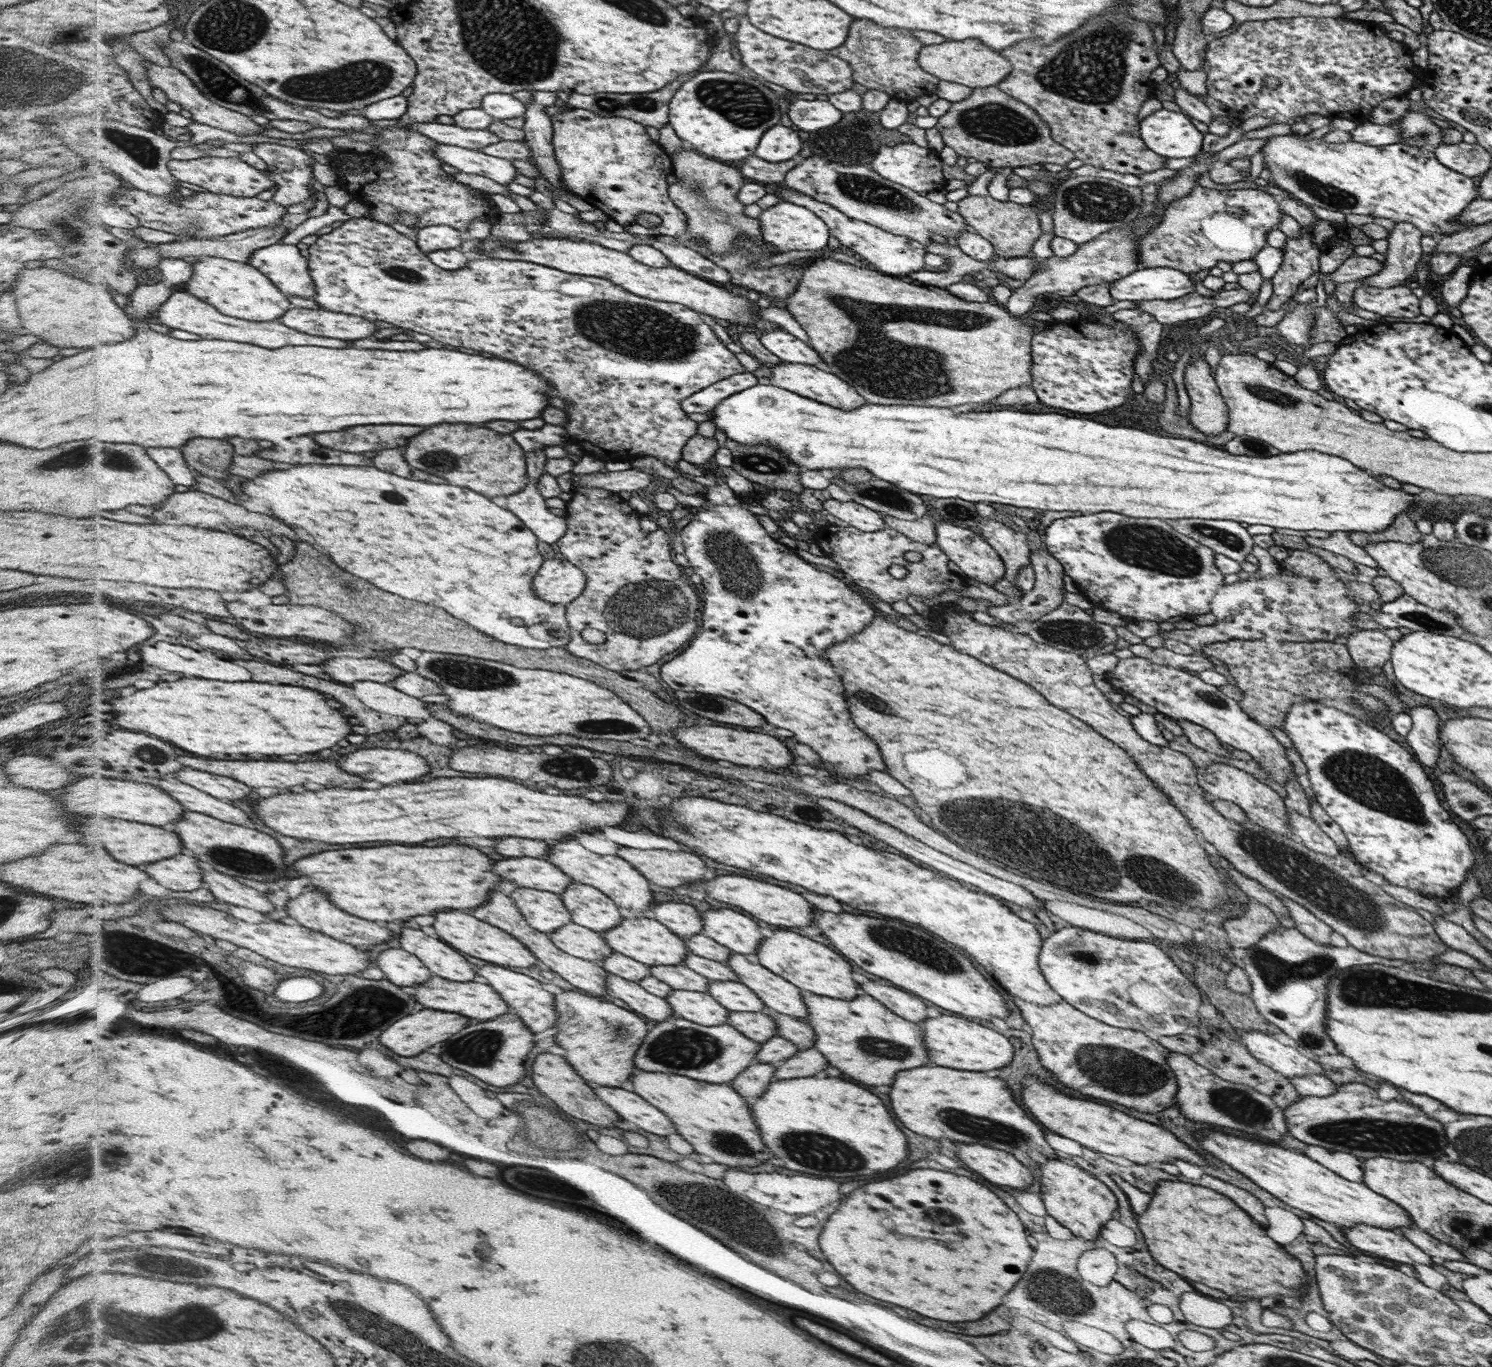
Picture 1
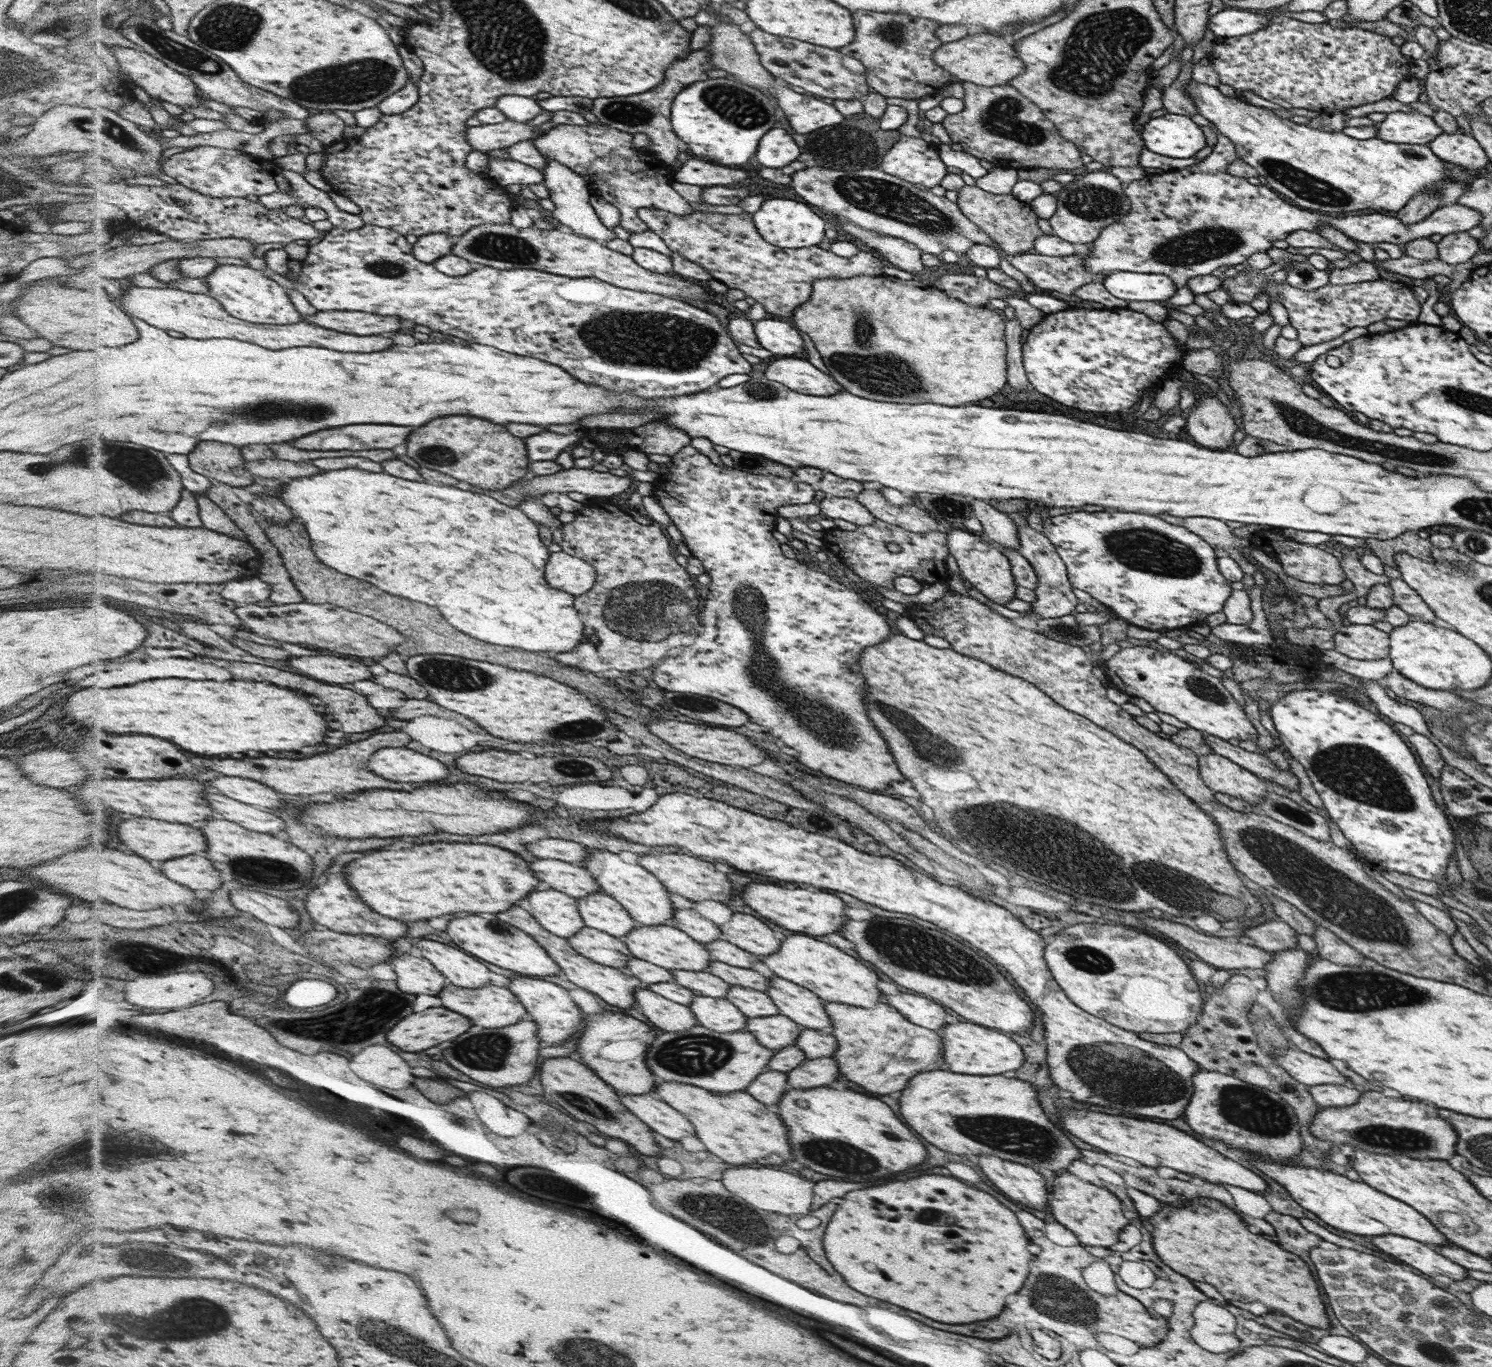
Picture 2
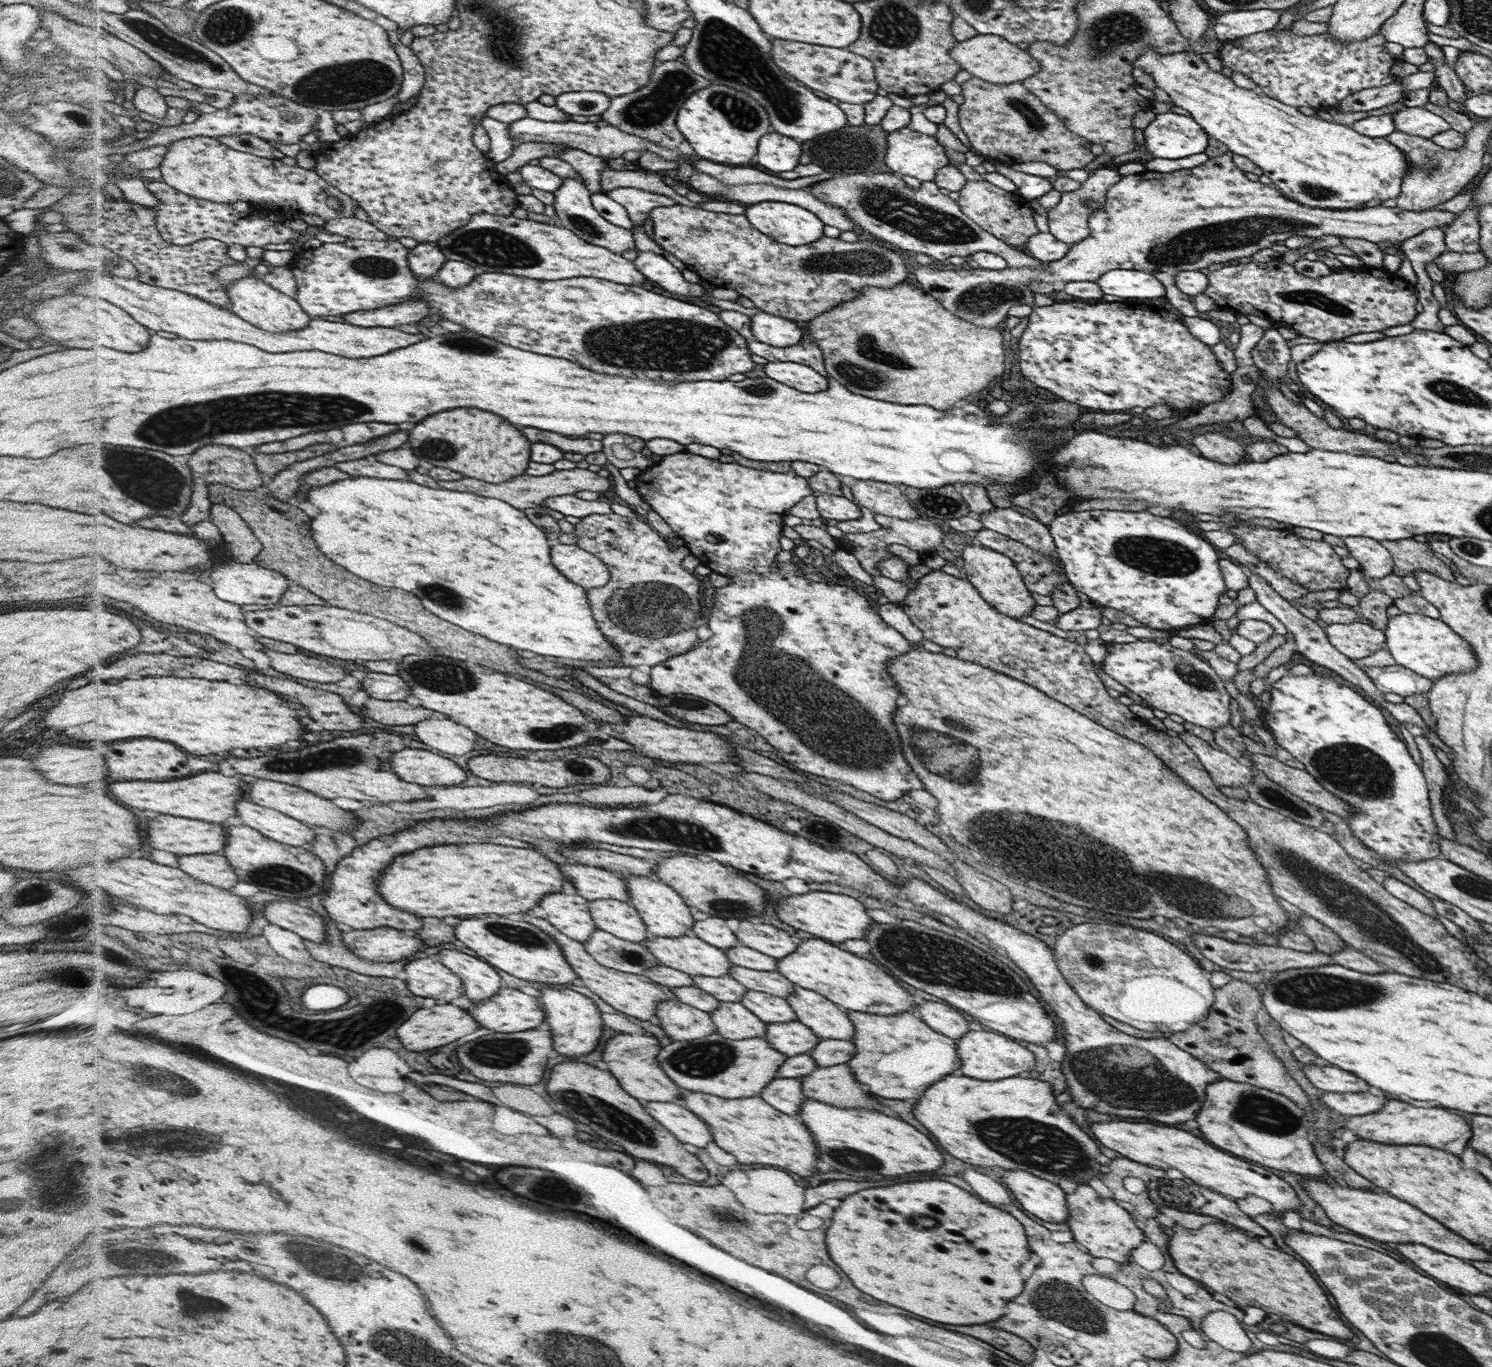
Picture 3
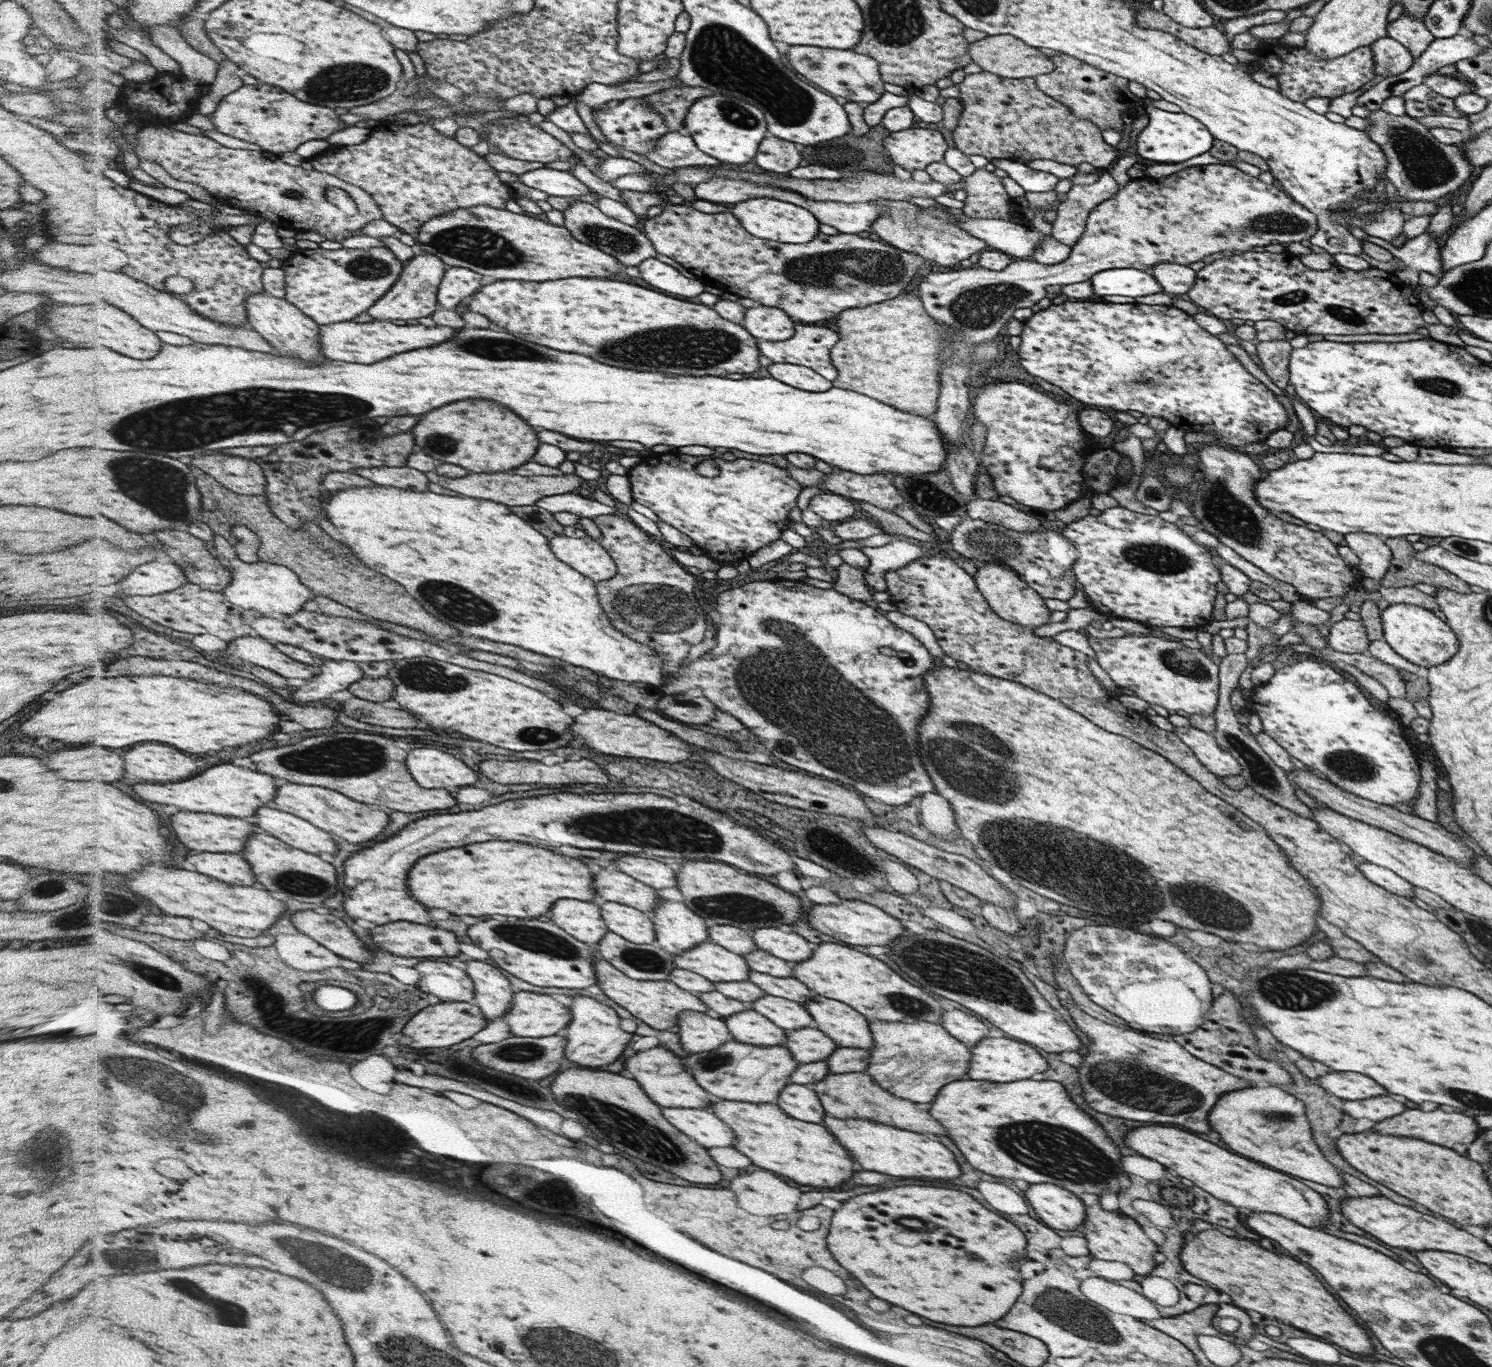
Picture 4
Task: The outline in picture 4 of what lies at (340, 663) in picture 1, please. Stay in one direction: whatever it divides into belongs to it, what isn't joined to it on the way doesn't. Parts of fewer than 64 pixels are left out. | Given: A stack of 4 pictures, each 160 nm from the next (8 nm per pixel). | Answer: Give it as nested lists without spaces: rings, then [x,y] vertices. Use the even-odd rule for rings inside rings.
[[[258,634],[233,640],[224,652],[228,656],[238,656],[248,664],[253,663],[278,672],[287,679],[302,678],[309,681],[318,677],[321,672],[316,665],[298,662],[284,652],[280,652],[274,642]]]

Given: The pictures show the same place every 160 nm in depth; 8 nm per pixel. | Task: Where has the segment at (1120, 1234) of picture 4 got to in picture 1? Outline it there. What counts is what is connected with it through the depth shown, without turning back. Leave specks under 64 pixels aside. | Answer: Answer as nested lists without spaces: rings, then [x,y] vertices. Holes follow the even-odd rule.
[[[1048,1158],[1044,1164],[1039,1164],[1039,1173],[1042,1175],[1040,1176],[1041,1199],[1047,1214],[1071,1230],[1074,1237],[1095,1240],[1102,1234],[1103,1226],[1115,1218],[1118,1204],[1114,1193],[1108,1190],[1107,1183],[1088,1176],[1078,1165]]]

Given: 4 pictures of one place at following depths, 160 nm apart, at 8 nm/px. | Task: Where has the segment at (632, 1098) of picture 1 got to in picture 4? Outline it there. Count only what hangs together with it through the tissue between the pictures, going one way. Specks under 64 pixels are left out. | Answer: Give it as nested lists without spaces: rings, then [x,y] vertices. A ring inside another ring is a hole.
[[[664,1108],[664,1114],[672,1126],[678,1127],[690,1138],[696,1138],[700,1146],[732,1146],[734,1132],[718,1120],[714,1114],[706,1110],[692,1110],[692,1108]]]

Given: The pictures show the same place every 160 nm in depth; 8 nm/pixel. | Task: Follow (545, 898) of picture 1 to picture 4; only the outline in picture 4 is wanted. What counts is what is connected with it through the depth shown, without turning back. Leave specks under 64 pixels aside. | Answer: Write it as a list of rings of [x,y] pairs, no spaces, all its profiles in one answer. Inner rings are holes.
[[[556,902],[556,910],[552,910],[552,916],[548,916],[548,919],[580,942],[586,942],[590,946],[596,946],[610,931],[597,902]]]

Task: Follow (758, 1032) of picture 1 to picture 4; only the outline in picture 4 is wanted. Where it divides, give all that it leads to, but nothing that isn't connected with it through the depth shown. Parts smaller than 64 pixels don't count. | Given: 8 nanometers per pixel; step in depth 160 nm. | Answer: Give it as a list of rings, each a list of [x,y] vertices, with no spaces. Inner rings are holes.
[[[804,1028],[788,1031],[785,1046],[800,1063],[826,1061],[838,1049],[838,1043],[823,1031]]]

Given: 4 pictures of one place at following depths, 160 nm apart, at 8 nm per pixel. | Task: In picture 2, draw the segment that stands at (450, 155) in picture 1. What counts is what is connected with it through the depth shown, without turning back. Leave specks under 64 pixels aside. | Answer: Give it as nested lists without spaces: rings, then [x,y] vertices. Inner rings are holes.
[[[490,157],[488,160],[488,172],[486,173],[492,180],[510,189],[510,186],[520,186],[522,184],[540,184],[544,174],[541,170],[532,168],[512,159],[499,159]]]

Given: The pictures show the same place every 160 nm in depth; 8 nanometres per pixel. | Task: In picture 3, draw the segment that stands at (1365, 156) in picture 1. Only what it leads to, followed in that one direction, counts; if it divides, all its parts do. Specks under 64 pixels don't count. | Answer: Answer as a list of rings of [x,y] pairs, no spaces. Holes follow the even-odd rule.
[[[1148,46],[1132,66],[1150,75],[1157,86],[1168,93],[1171,101],[1190,112],[1191,117],[1209,135],[1223,142],[1235,155],[1254,161],[1263,170],[1264,176],[1272,180],[1272,186],[1302,206],[1344,211],[1360,208],[1373,198],[1379,198],[1380,202],[1395,199],[1401,193],[1402,179],[1409,169],[1409,162],[1406,155],[1386,137],[1370,138],[1358,134],[1348,125],[1304,115],[1296,107],[1288,106],[1259,90],[1238,87],[1230,77],[1223,76],[1221,72],[1212,72],[1201,54],[1192,51],[1160,54],[1153,46]]]

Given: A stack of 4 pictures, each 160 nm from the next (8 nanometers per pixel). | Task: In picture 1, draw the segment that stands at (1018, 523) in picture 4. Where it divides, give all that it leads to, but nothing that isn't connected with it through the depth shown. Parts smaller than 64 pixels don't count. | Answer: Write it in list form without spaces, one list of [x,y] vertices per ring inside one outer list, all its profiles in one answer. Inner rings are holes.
[[[1040,548],[1030,552],[1030,560],[1030,566],[1035,570],[1035,588],[1025,592],[1022,598],[1009,602],[1007,605],[987,607],[987,612],[990,616],[1012,625],[1019,620],[1022,620],[1022,622],[1034,622],[1064,601],[1063,593],[1066,590],[1064,589],[1062,578],[1065,570],[1058,562],[1058,559],[1052,557],[1050,552],[1045,552],[1043,548]]]

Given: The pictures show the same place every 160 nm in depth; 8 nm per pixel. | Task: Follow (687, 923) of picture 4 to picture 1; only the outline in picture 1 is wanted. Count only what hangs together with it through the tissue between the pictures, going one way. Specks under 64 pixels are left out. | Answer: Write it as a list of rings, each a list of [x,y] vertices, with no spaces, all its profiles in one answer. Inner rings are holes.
[[[574,839],[558,843],[546,841],[549,843],[549,851],[545,856],[547,861],[555,863],[564,874],[570,875],[574,882],[596,887],[597,890],[609,895],[620,908],[632,911],[637,916],[649,915],[656,906],[647,877],[636,867],[631,866],[627,859],[620,858],[618,855],[596,854]]]

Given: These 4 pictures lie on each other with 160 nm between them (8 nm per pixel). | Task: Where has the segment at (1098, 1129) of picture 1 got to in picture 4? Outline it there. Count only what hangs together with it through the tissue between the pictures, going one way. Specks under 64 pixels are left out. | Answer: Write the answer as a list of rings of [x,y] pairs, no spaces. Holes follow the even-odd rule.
[[[1146,1126],[1146,1128],[1136,1128],[1132,1132],[1126,1134],[1124,1138],[1126,1146],[1132,1148],[1134,1152],[1150,1158],[1150,1160],[1156,1160],[1160,1162],[1162,1166],[1166,1168],[1172,1168],[1180,1174],[1181,1178],[1188,1178],[1196,1184],[1195,1188],[1202,1188],[1202,1190],[1216,1196],[1218,1200],[1226,1200],[1230,1202],[1232,1206],[1238,1206],[1238,1208],[1248,1208],[1248,1210],[1254,1210],[1254,1212],[1270,1212],[1270,1214],[1282,1214],[1284,1218],[1290,1218],[1294,1222],[1299,1222],[1302,1226],[1308,1228],[1320,1228],[1322,1225],[1326,1226],[1328,1216],[1327,1200],[1322,1194],[1318,1194],[1315,1190],[1312,1190],[1307,1185],[1304,1185],[1302,1181],[1296,1177],[1286,1175],[1282,1172],[1274,1172],[1270,1168],[1264,1168],[1264,1166],[1258,1166],[1256,1162],[1248,1160],[1248,1158],[1242,1158],[1242,1156],[1236,1156],[1212,1142],[1206,1142],[1190,1132],[1184,1132],[1184,1130],[1178,1130],[1178,1128],[1168,1128],[1168,1126]]]

